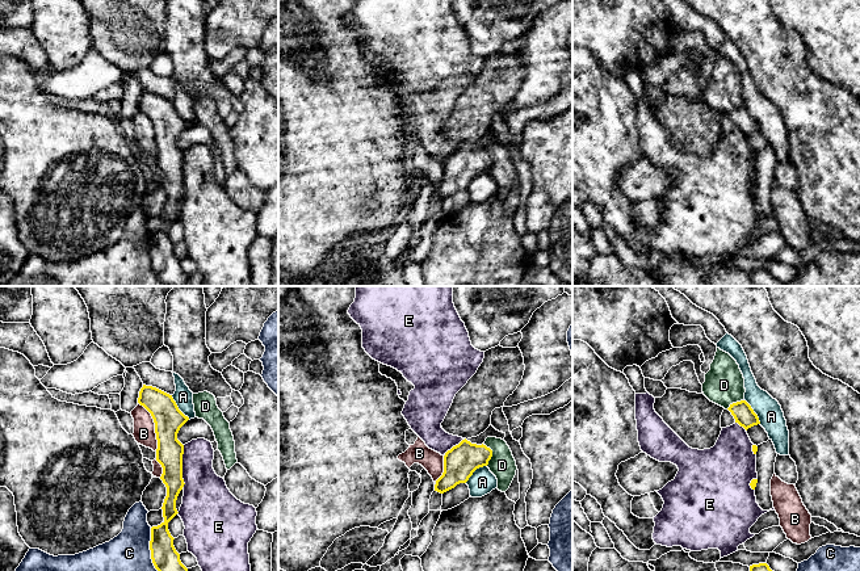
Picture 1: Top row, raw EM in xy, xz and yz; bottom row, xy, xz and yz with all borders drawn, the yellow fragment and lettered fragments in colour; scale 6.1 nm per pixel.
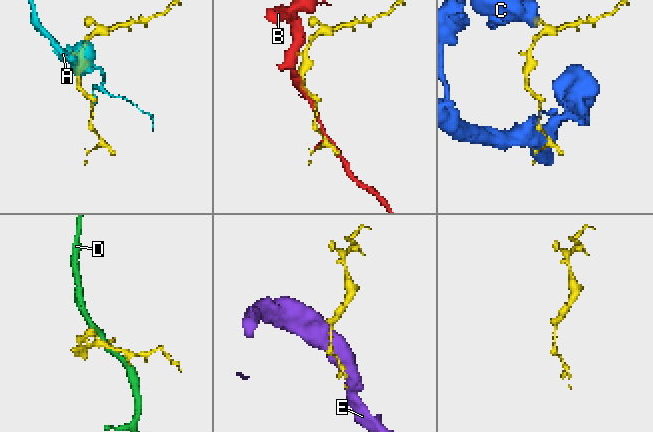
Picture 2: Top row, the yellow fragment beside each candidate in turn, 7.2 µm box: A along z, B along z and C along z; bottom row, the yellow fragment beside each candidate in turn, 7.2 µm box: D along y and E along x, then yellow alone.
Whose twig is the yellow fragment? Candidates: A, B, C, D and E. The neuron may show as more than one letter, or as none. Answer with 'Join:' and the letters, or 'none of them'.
Join: none of them

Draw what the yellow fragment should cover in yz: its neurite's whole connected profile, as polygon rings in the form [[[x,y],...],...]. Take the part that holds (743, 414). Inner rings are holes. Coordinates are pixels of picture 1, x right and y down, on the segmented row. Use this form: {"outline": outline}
{"outline": [[[746,400],[730,404],[721,415],[721,428],[730,427],[738,423],[746,431],[760,424],[758,415]]]}

